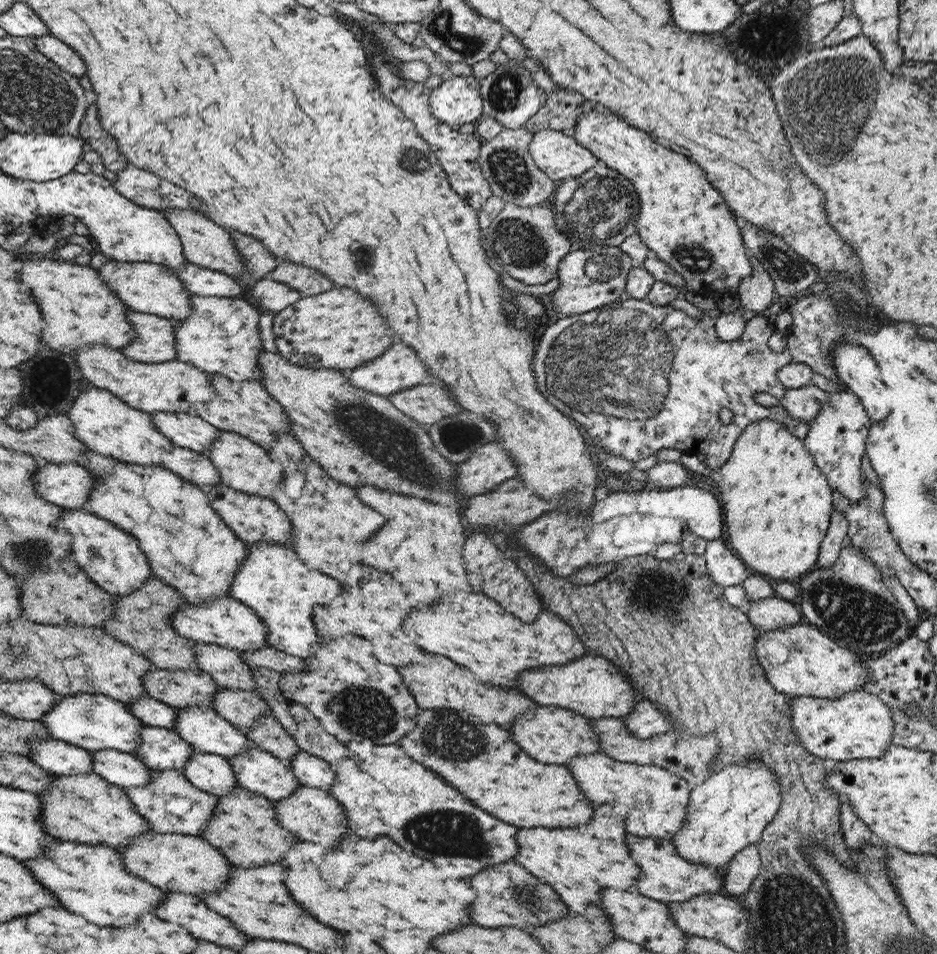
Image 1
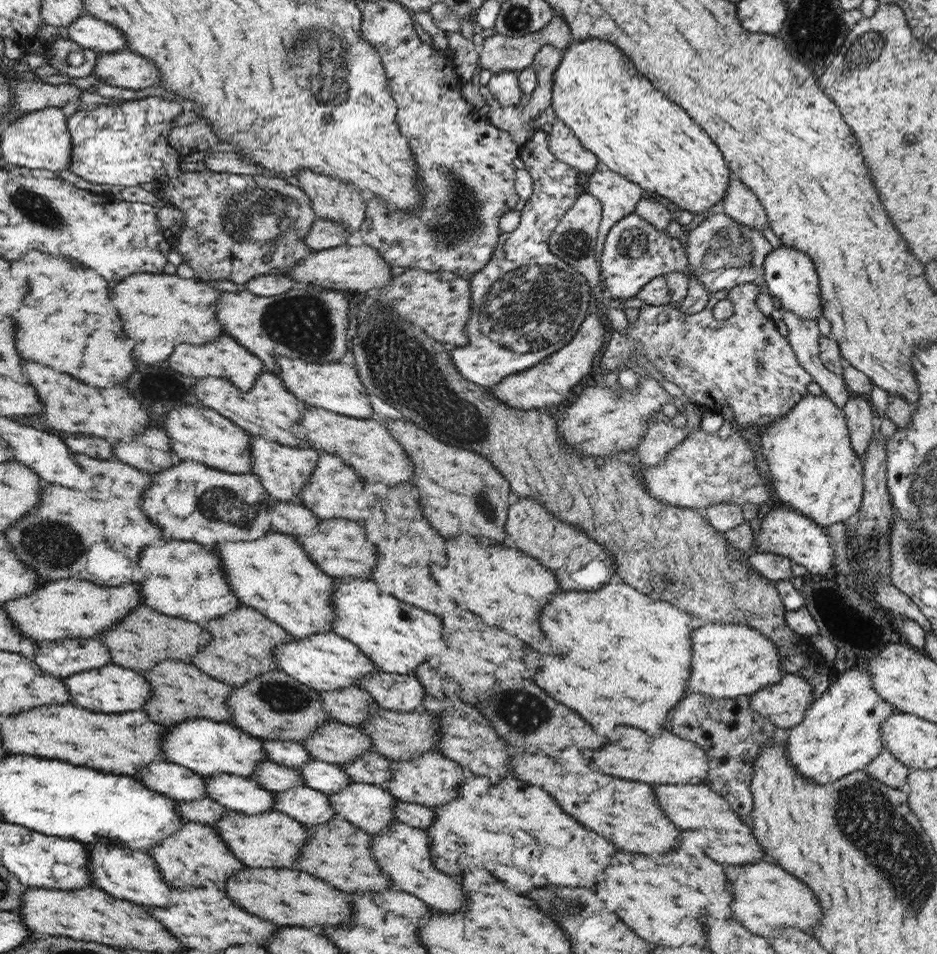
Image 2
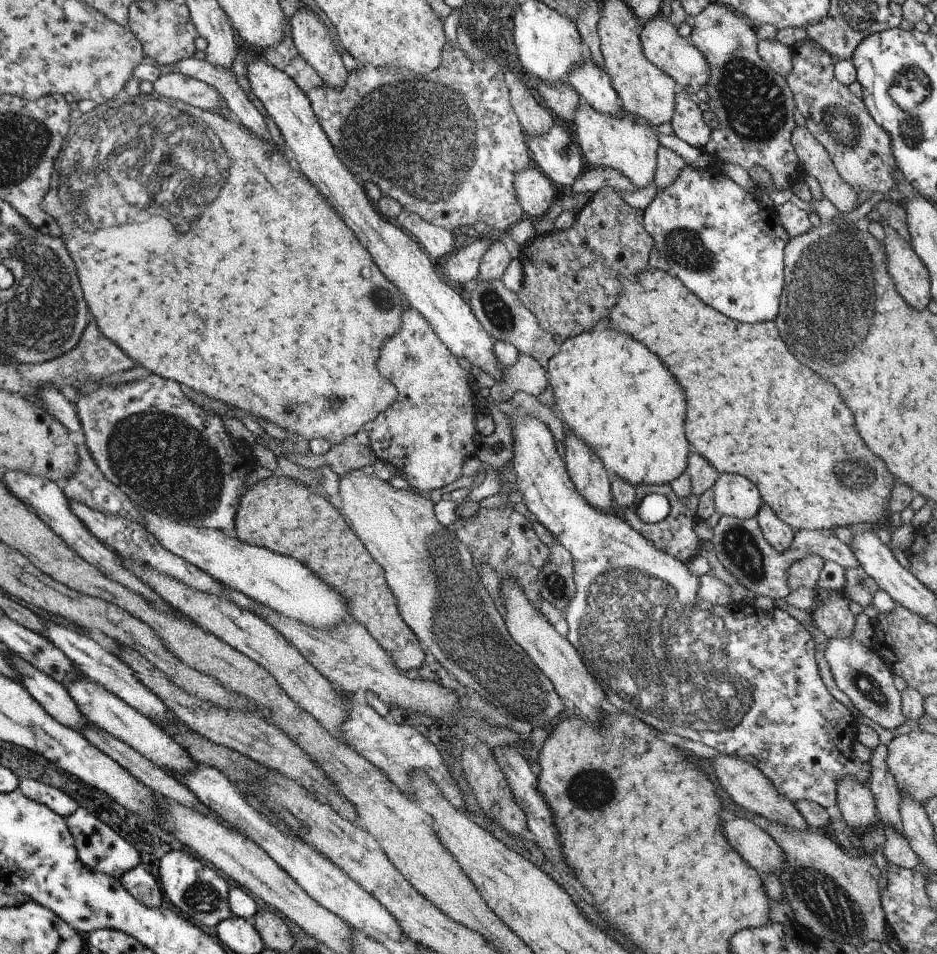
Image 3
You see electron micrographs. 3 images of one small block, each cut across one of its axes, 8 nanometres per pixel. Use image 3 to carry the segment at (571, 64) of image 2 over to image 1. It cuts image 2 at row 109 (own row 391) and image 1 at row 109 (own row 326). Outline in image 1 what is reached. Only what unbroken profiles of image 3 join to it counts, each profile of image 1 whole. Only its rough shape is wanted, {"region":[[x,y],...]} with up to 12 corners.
{"region":[[616,111],[578,145],[634,185],[643,244],[716,301],[752,274],[697,162]]}

